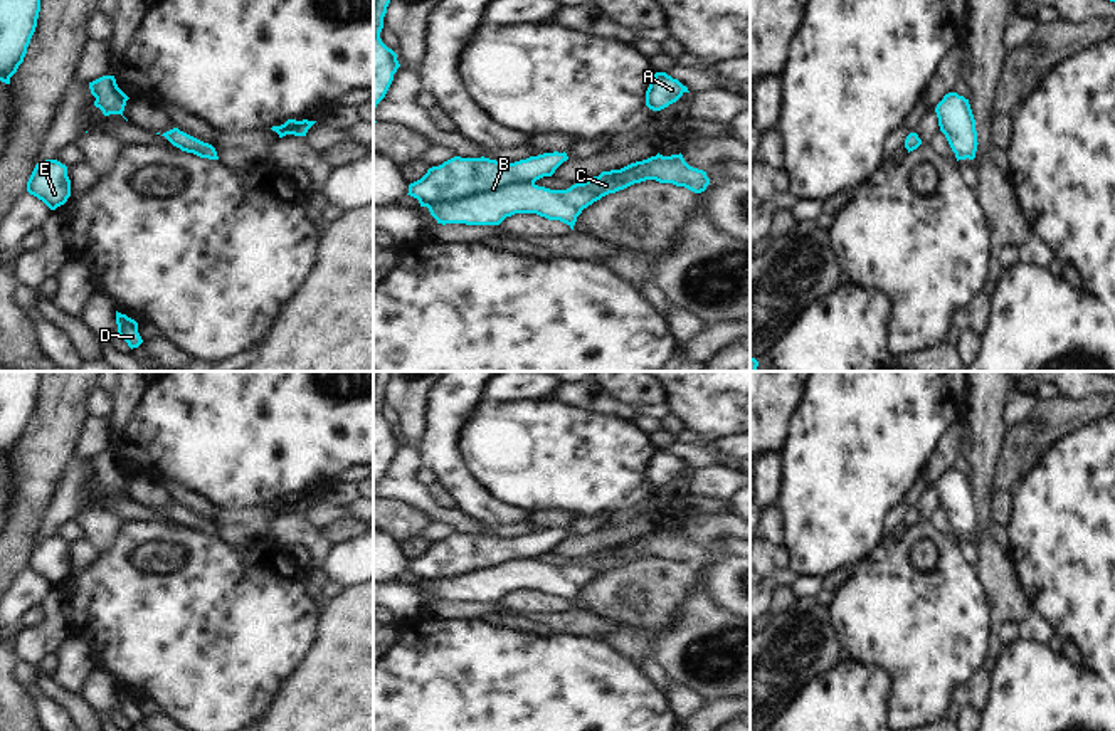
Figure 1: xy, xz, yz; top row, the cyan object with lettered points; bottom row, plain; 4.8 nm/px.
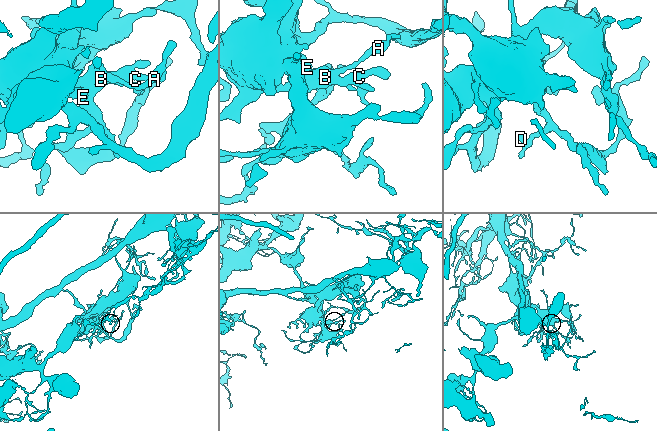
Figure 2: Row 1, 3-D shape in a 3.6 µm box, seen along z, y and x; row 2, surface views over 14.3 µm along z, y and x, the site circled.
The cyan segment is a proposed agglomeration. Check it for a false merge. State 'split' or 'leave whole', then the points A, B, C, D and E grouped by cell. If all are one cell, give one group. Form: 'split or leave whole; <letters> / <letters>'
leave whole; A B C D E

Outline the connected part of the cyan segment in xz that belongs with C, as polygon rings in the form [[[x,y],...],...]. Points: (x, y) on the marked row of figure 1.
[[[543,153],[515,163],[454,156],[409,185],[410,197],[427,207],[437,224],[499,225],[515,213],[536,213],[560,220],[572,230],[584,208],[634,183],[656,180],[701,193],[710,185],[706,171],[690,166],[683,155],[656,155],[621,170],[602,171],[567,190],[550,190],[535,181],[552,176],[567,153]]]

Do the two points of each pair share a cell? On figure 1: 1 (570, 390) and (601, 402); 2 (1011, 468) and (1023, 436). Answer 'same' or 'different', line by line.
1: same
2: same

